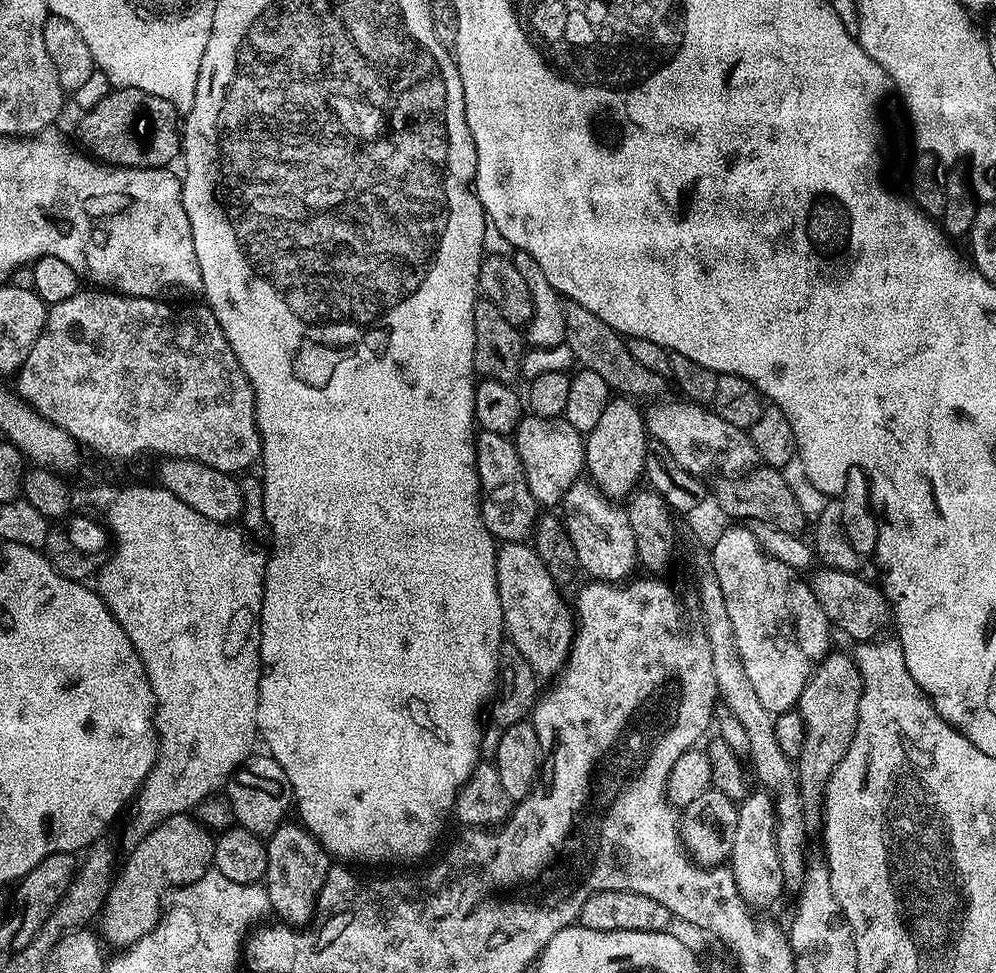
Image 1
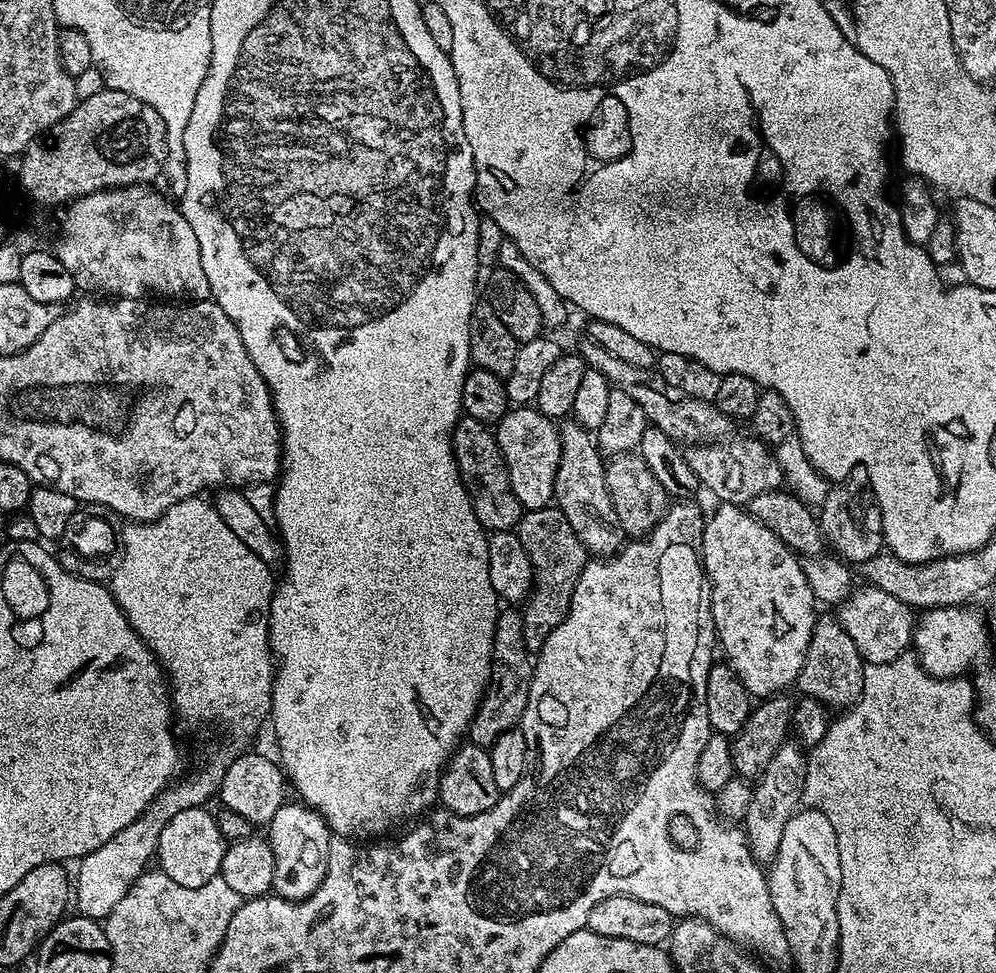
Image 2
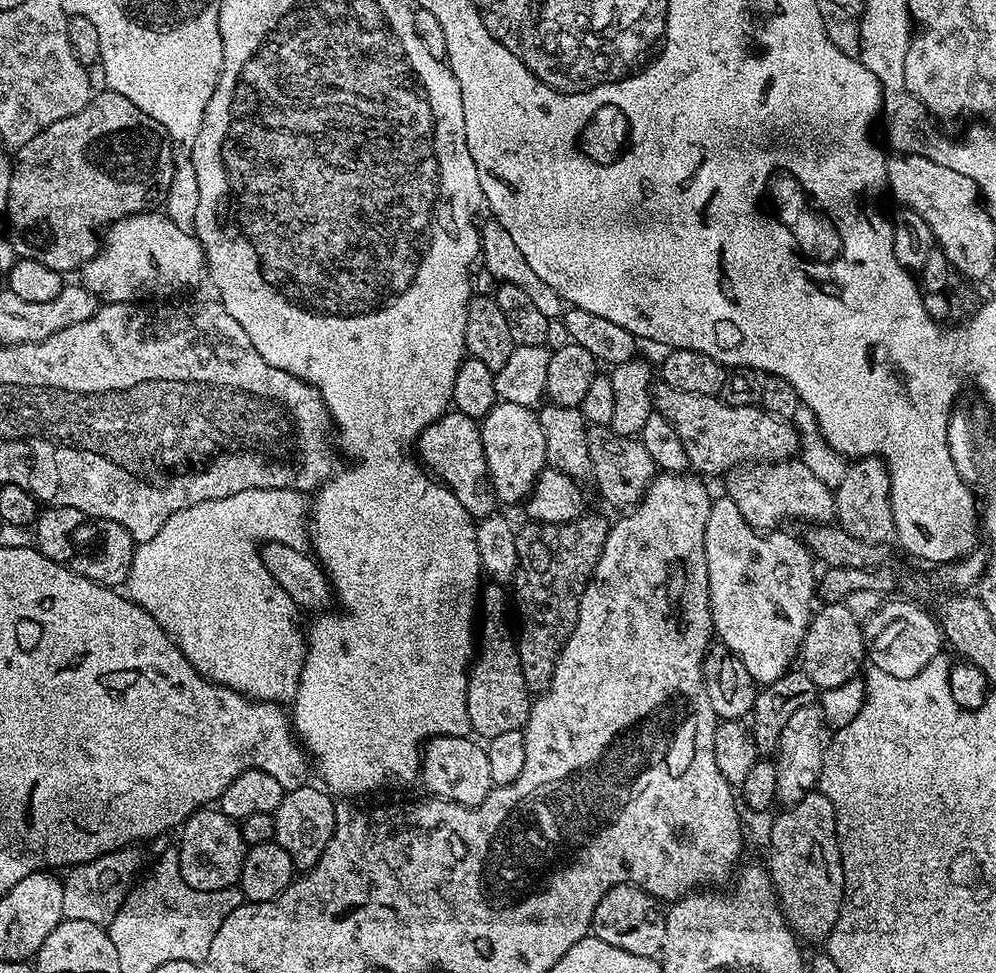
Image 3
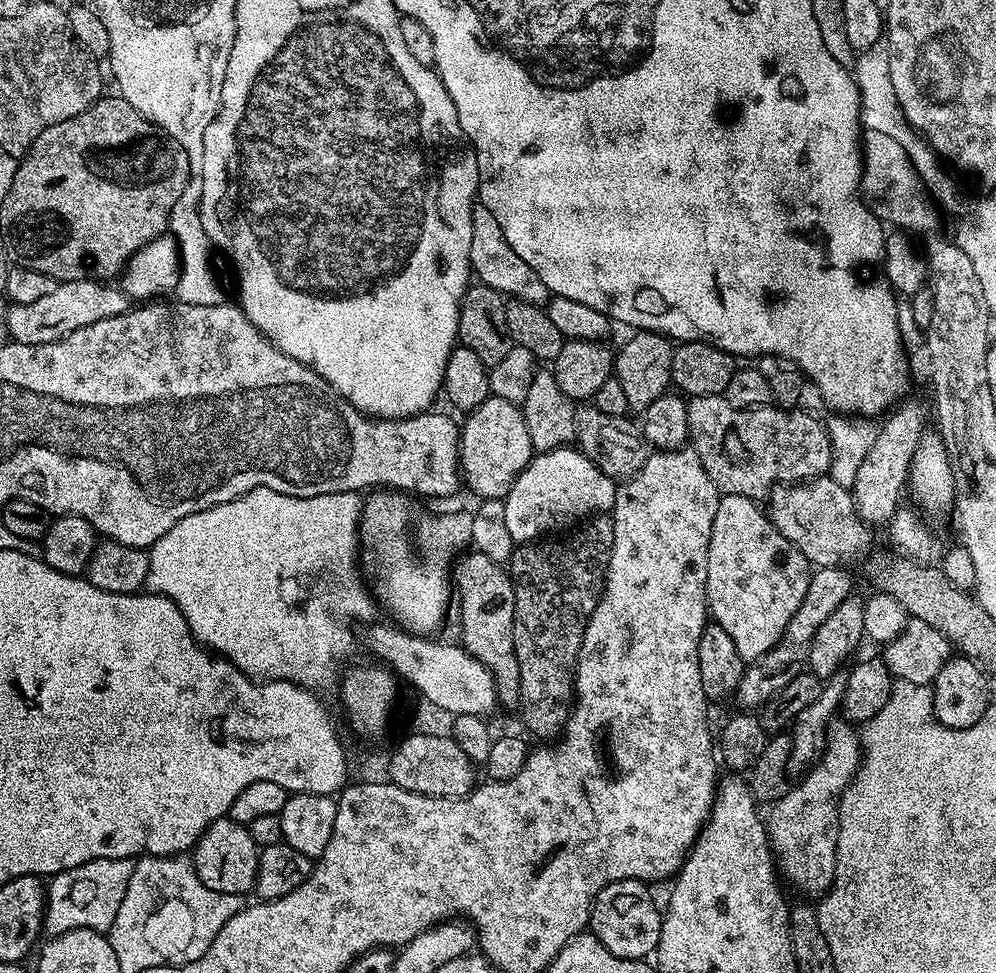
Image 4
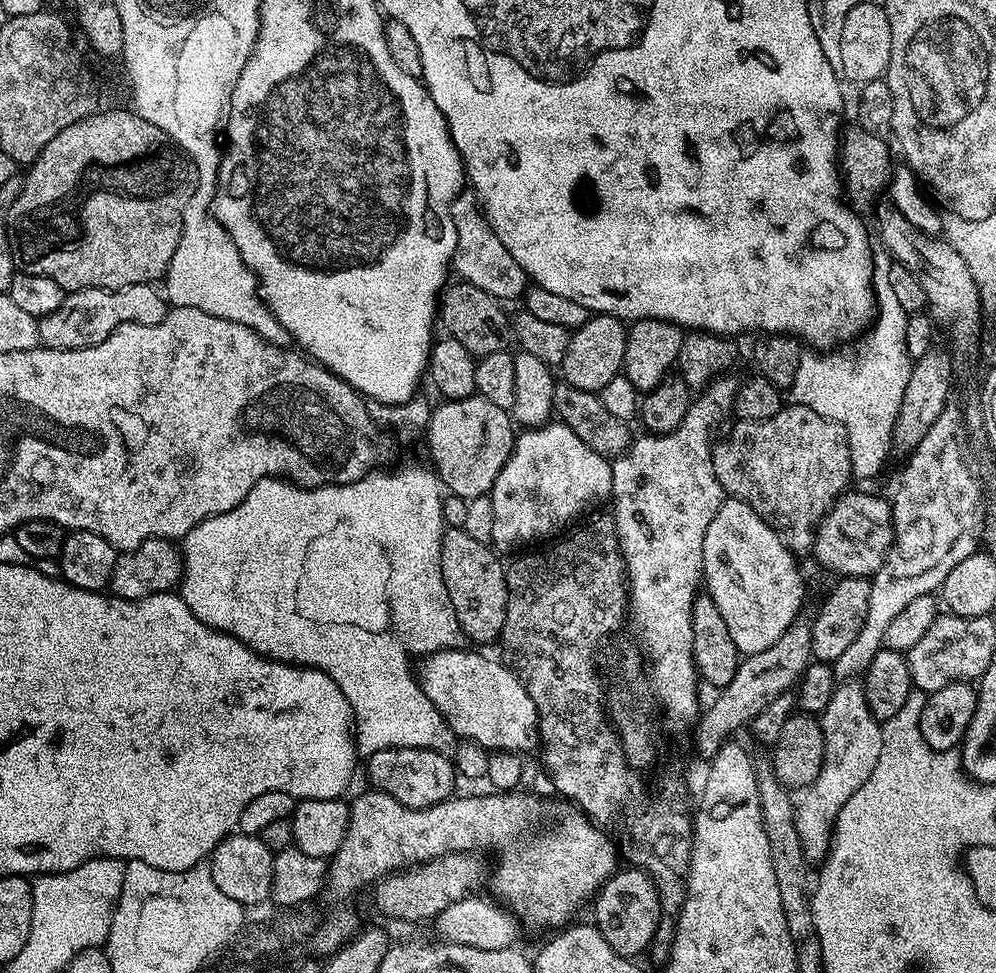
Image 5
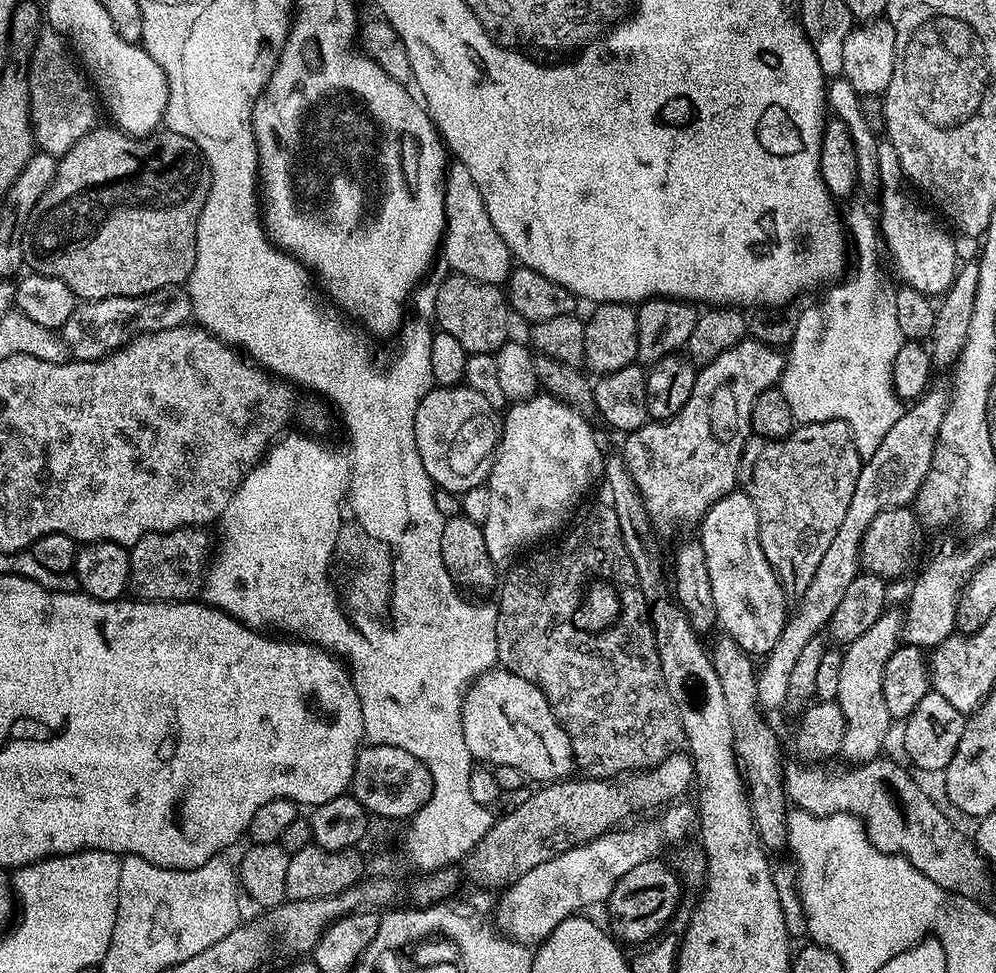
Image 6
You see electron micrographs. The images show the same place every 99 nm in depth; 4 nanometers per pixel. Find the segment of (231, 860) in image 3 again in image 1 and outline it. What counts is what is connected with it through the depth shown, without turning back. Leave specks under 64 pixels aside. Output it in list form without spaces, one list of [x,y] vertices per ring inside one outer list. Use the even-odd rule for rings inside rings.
[[[188,814],[166,818],[166,822],[150,830],[150,834],[127,853],[128,861],[124,869],[123,864],[119,869],[120,877],[118,872],[108,889],[108,899],[104,901],[98,920],[98,924],[104,927],[103,939],[109,945],[112,943],[113,949],[123,950],[145,936],[160,918],[166,893],[192,884],[213,867],[213,843],[213,833]]]

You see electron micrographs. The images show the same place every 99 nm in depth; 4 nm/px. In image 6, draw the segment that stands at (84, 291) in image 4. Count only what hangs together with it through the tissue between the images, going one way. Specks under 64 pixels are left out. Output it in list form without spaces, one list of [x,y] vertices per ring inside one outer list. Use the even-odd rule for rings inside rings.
[[[183,287],[159,288],[147,296],[115,296],[77,303],[62,327],[62,339],[78,360],[102,360],[117,352],[135,336],[179,328],[192,316],[192,303]]]

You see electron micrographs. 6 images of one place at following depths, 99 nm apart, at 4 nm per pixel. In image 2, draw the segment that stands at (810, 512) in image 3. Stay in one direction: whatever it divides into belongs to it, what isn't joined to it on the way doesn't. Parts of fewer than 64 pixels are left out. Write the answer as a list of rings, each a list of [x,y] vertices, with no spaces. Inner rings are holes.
[[[750,438],[750,440],[731,440],[715,444],[698,444],[689,447],[684,452],[686,462],[690,462],[690,470],[694,470],[694,474],[698,474],[701,485],[707,491],[709,488],[717,496],[717,501],[737,506],[748,506],[760,494],[777,491],[784,484],[784,472],[780,468],[780,460],[777,457],[772,457],[774,452],[771,447],[761,443],[756,438]]]

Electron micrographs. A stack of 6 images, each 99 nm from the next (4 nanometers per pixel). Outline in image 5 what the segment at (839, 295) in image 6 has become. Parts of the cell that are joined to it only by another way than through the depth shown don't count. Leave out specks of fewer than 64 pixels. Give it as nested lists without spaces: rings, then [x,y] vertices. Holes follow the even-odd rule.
[[[883,246],[873,251],[872,291],[878,311],[870,327],[863,333],[864,340],[841,352],[805,351],[798,362],[790,389],[791,399],[795,403],[844,427],[850,442],[852,475],[857,481],[878,475],[888,458],[888,452],[893,449],[894,422],[902,410],[902,394],[906,394],[906,382],[910,382],[914,363],[906,344],[910,313],[902,310],[890,283],[890,266],[893,263],[893,257]]]

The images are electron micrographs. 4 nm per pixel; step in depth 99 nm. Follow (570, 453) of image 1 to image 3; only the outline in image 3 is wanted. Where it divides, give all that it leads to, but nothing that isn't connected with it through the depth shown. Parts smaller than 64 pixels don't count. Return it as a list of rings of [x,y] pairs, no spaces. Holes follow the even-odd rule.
[[[499,401],[486,414],[480,424],[482,450],[486,454],[488,477],[497,501],[501,505],[527,501],[532,487],[544,471],[546,458],[546,434],[542,434],[542,422],[533,409],[517,406],[515,402]]]

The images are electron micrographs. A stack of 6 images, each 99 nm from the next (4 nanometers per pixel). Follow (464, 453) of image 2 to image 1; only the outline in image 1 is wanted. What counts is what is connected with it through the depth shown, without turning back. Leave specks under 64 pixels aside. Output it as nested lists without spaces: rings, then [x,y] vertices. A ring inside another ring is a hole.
[[[480,432],[475,437],[476,469],[480,472],[480,513],[490,534],[500,542],[524,542],[531,537],[538,519],[538,505],[524,477],[515,443],[502,434]]]

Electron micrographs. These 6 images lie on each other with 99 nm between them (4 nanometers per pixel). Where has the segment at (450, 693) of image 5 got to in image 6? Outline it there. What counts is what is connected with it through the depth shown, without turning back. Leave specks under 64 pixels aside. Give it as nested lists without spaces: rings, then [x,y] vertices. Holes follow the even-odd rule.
[[[495,668],[485,672],[475,681],[465,696],[462,724],[466,748],[470,750],[473,759],[483,765],[494,768],[498,765],[514,766],[515,769],[521,770],[529,781],[536,780],[535,783],[538,784],[567,779],[575,769],[569,736],[557,722],[540,688],[513,672]]]

